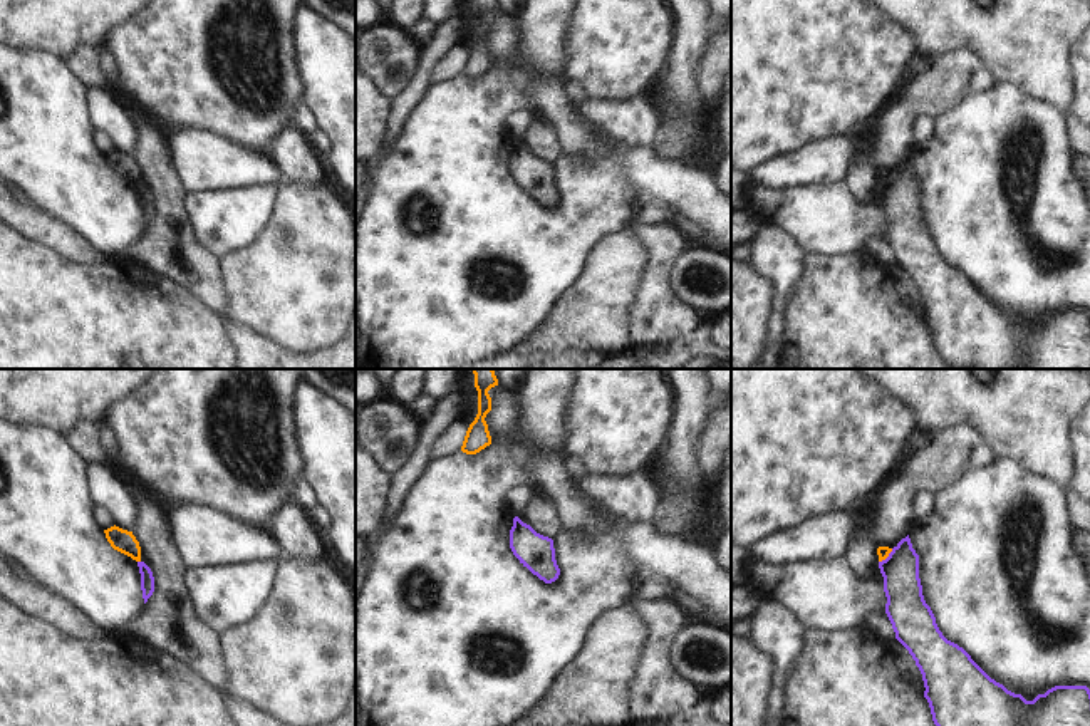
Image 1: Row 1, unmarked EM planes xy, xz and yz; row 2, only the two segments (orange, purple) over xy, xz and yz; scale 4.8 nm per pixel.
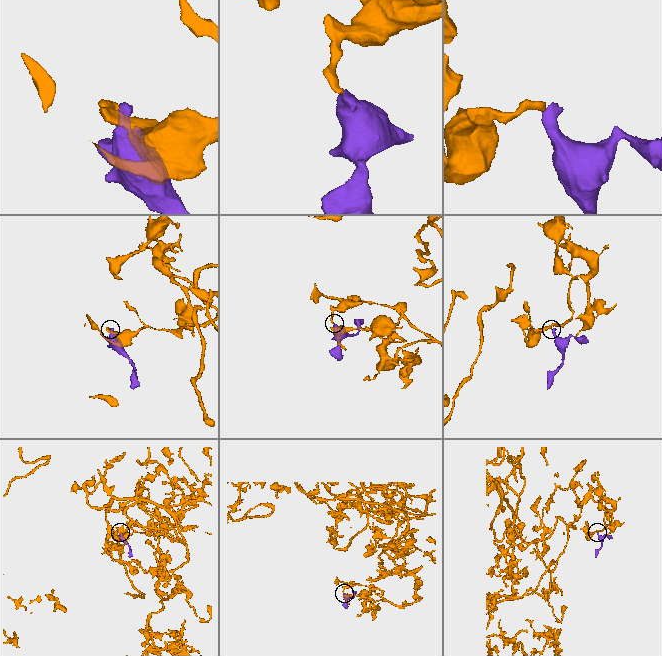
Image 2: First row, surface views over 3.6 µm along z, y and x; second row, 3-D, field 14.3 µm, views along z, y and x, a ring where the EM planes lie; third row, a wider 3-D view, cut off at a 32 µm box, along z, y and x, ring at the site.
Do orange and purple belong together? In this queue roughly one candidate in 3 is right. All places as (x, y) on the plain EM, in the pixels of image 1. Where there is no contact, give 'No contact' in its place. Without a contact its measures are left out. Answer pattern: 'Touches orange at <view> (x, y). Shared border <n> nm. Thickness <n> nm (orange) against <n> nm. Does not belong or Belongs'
Touches orange at yz (886, 181). Shared border 100 nm. Thickness 60 nm (orange) against 180 nm. Does not belong.

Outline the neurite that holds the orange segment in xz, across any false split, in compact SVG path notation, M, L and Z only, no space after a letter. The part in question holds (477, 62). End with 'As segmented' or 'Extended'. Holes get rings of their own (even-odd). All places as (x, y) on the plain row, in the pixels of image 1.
M475 0L475 12L478 15L478 39L470 49L461 70L461 75L466 79L476 79L491 69L491 60L485 42L491 35L491 22L488 15L495 10L498 10L496 0Z. As segmented.

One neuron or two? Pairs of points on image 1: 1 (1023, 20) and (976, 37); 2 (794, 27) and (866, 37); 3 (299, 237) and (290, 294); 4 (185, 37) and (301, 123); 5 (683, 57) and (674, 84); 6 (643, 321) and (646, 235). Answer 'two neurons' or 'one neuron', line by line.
1: one neuron
2: one neuron
3: one neuron
4: two neurons
5: one neuron
6: one neuron

